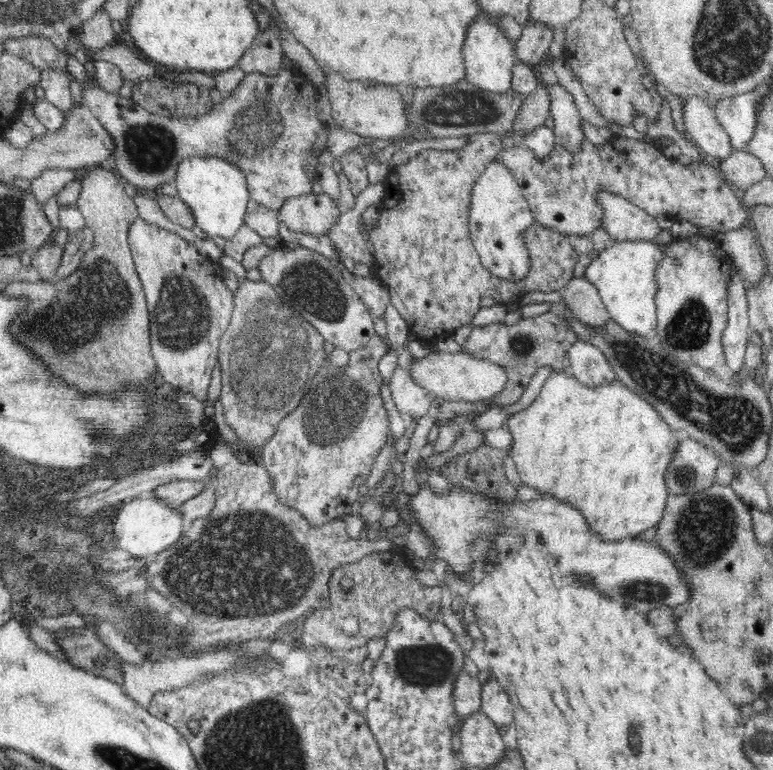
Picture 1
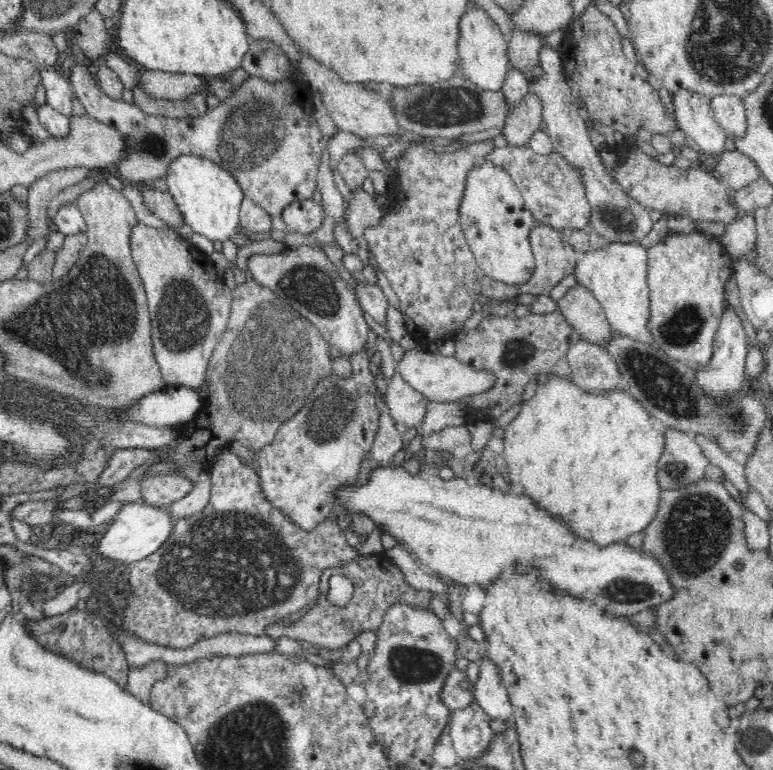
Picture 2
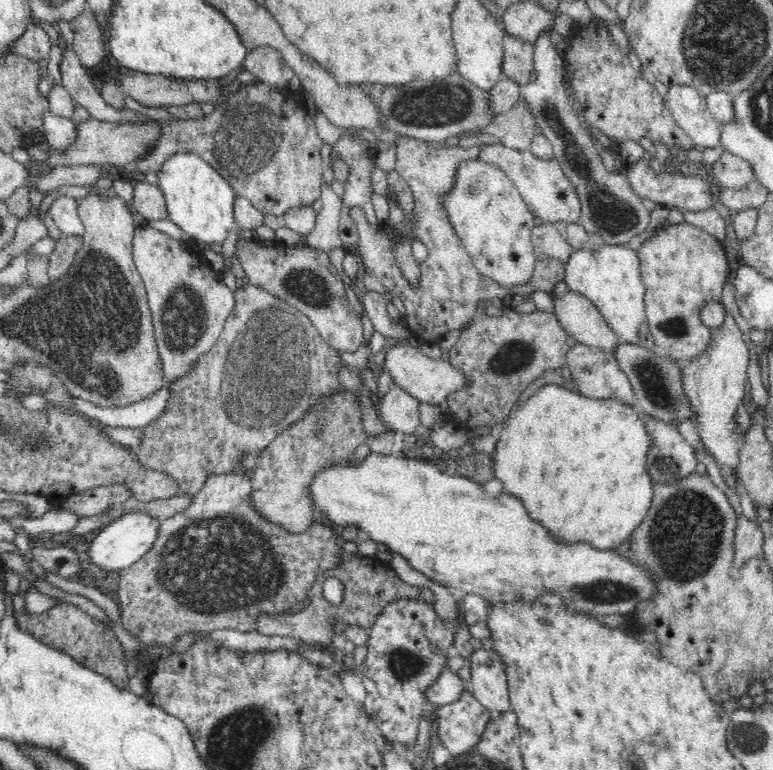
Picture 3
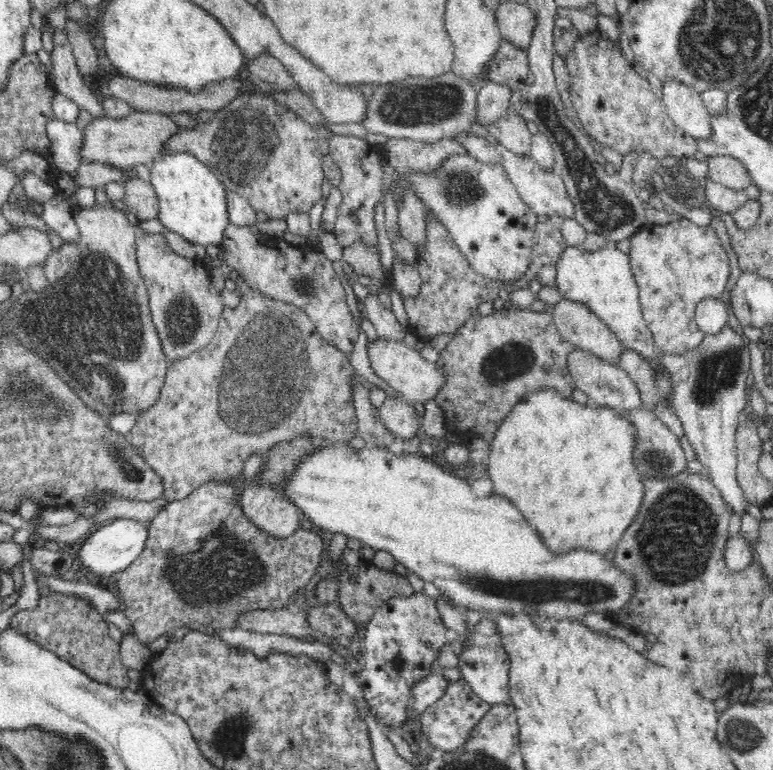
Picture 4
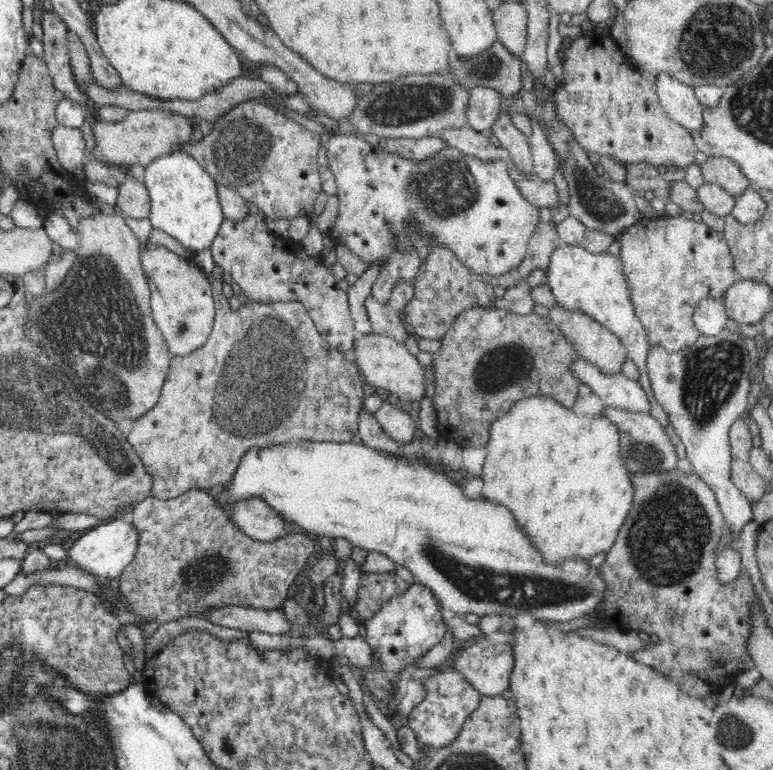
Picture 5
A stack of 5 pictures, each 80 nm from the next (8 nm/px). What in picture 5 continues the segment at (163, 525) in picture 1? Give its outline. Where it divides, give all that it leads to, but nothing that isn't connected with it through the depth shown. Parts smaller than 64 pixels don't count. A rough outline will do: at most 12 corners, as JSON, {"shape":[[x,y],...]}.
{"shape":[[127,517],[92,524],[70,564],[102,580],[134,560],[138,531]]}

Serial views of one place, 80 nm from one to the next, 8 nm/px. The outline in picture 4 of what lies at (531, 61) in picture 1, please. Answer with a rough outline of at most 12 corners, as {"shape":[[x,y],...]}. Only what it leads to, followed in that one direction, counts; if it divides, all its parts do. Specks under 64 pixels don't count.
{"shape":[[503,39],[484,80],[526,88],[527,49]]}

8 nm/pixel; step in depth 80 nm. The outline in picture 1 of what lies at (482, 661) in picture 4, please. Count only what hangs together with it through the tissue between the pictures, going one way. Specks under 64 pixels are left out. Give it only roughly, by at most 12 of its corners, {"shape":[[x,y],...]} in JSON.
{"shape":[[492,676],[482,684],[481,711],[511,729],[508,693]]}

